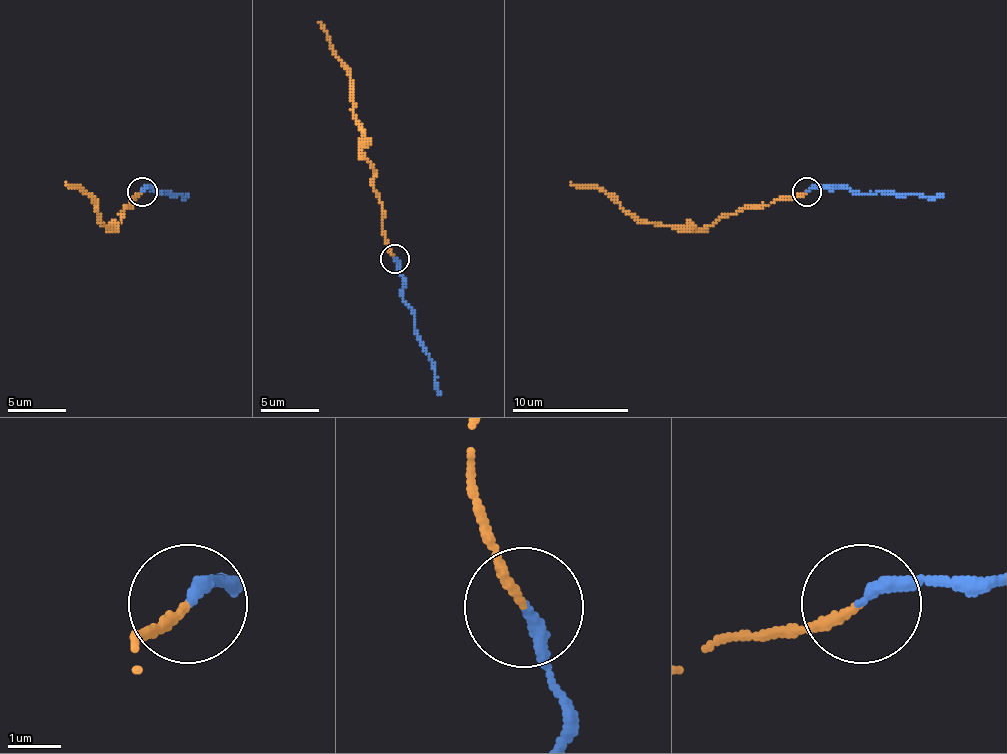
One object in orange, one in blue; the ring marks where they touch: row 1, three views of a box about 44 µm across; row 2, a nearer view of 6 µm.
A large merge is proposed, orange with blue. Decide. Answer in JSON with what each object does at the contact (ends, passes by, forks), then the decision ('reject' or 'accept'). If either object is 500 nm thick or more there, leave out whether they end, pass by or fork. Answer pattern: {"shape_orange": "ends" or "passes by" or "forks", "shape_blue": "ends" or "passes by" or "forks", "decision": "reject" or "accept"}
{"shape_orange": "ends", "shape_blue": "ends", "decision": "accept"}

